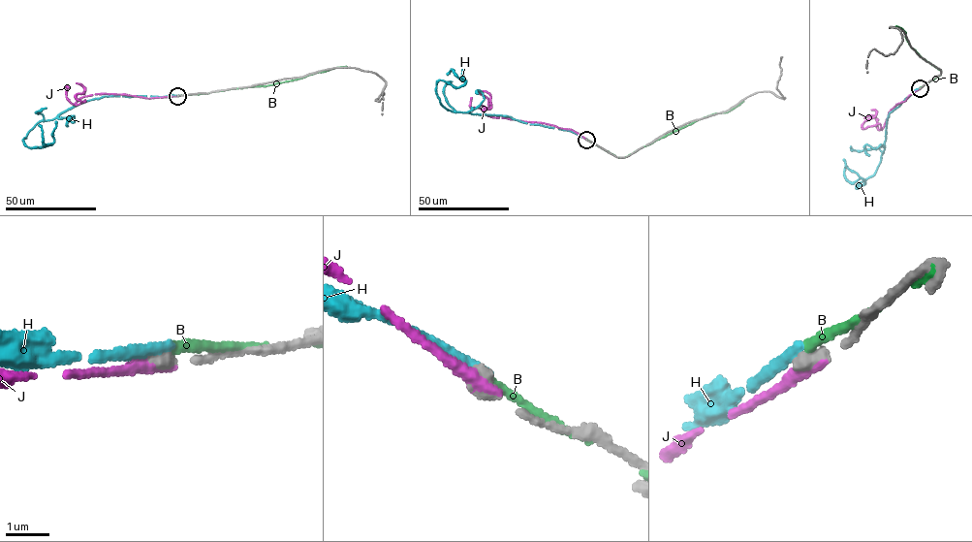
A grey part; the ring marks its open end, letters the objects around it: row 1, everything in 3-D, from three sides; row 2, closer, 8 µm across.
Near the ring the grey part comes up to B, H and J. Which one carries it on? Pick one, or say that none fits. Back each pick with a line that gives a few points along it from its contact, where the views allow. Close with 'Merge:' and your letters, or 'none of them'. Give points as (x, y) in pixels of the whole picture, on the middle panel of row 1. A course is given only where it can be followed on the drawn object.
J: it runs (586, 140), (571, 129), (487, 115), (486, 92), (480, 93), (488, 107), (480, 105)
Merge: J

